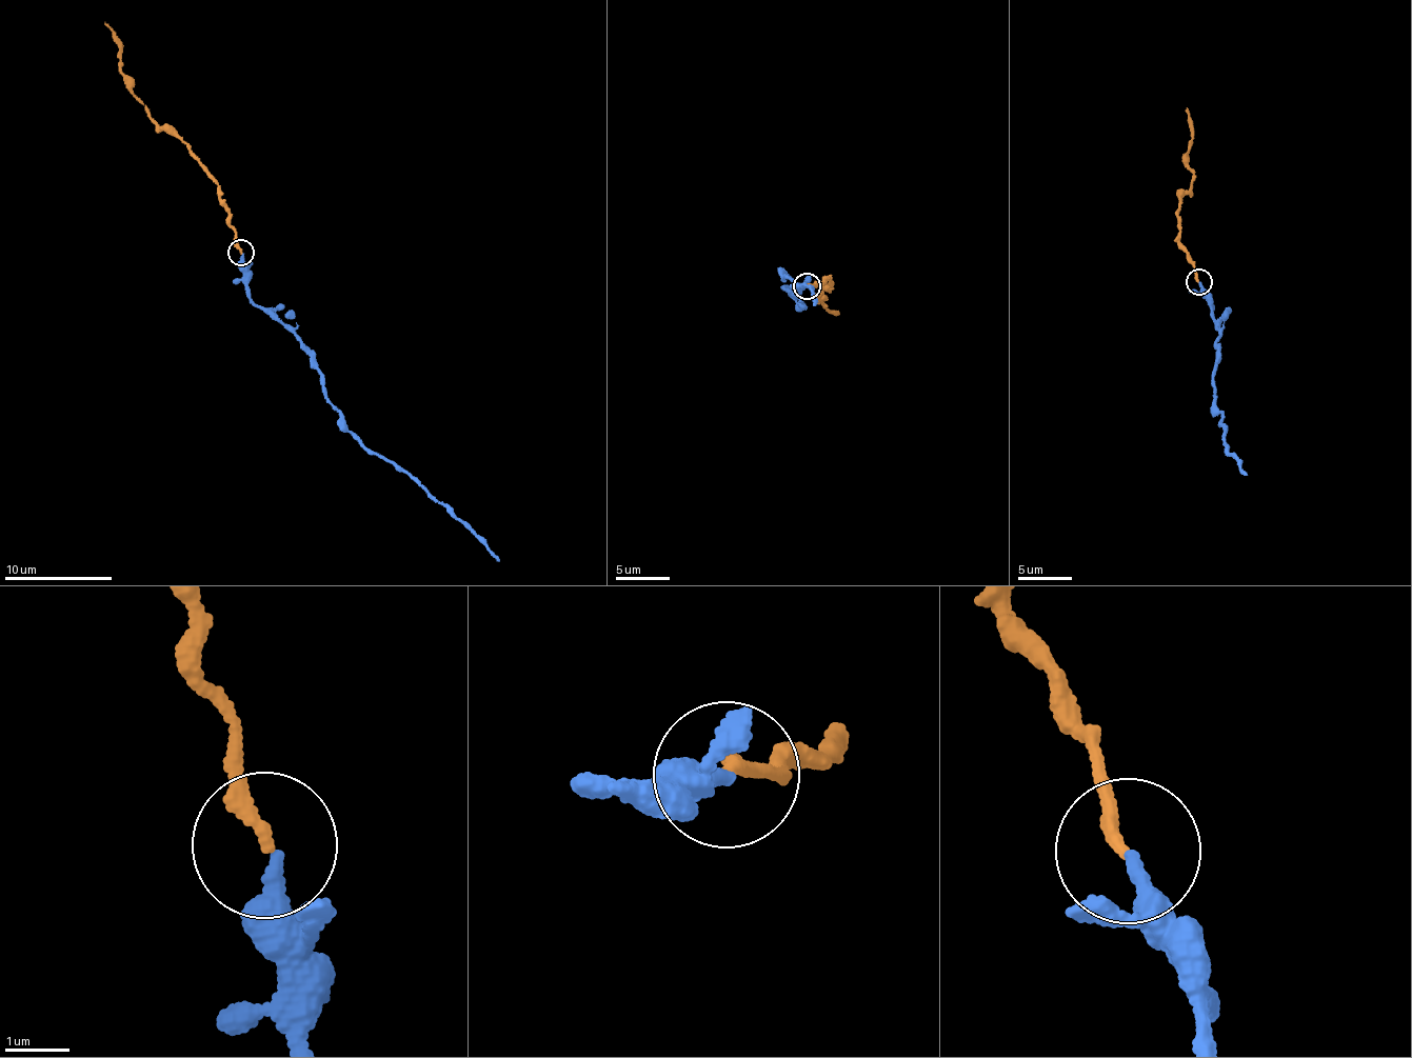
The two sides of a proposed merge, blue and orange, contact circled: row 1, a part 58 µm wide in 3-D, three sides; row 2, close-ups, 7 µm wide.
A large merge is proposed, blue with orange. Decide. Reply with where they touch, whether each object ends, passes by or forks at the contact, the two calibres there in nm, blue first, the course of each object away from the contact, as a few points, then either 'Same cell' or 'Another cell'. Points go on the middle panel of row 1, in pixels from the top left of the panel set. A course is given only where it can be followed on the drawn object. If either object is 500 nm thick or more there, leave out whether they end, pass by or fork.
Place: (807, 285). At the ring blue ends. At the ring orange ends. Thickness 300 nm (blue) against 220 nm. Course of blue: (806, 286), (799, 282), (783, 287), (796, 294), (793, 284), (780, 275), (810, 287), (814, 305). Course of orange: (808, 285), (832, 281), (819, 303), (817, 297), (823, 306), (838, 312). Same cell

